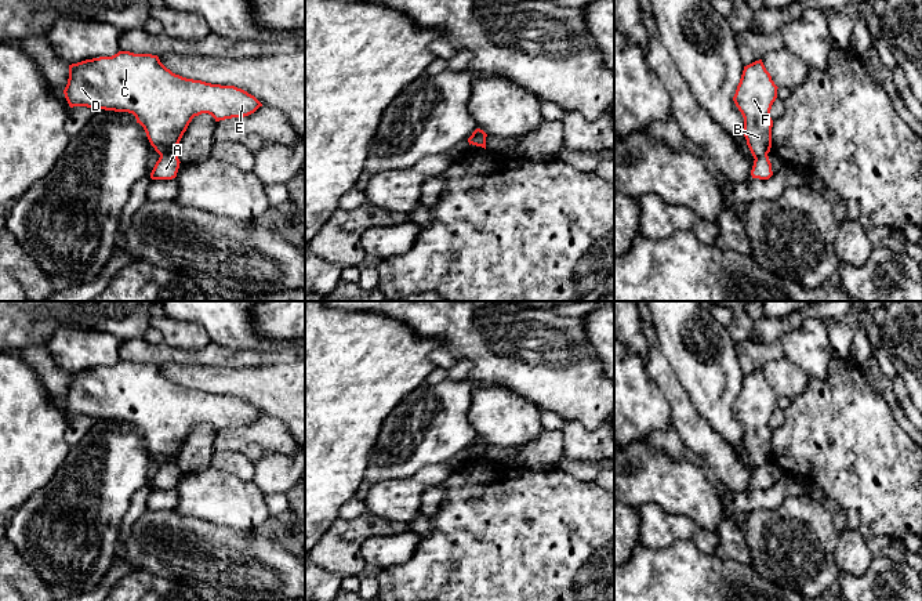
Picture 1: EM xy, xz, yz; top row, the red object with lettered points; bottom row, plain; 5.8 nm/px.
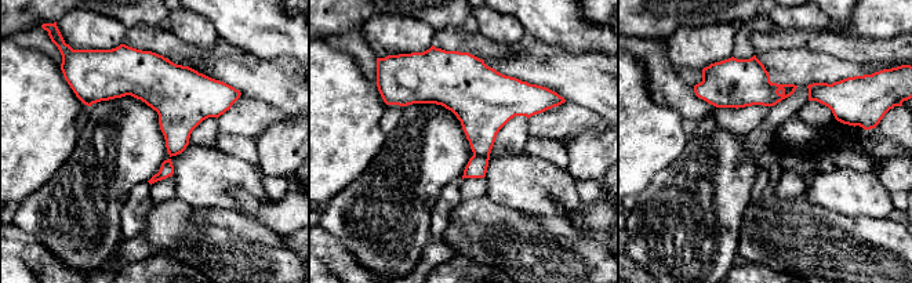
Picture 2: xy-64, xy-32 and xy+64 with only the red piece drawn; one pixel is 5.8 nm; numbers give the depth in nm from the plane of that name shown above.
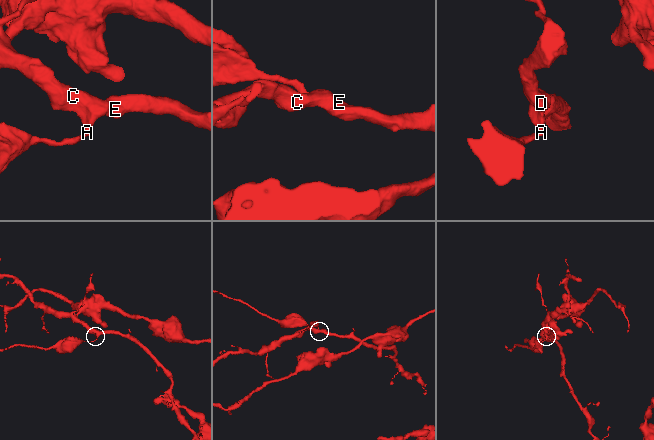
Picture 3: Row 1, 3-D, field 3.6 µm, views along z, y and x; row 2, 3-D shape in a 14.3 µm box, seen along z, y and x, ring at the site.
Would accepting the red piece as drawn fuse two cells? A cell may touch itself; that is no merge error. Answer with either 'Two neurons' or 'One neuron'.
Two neurons

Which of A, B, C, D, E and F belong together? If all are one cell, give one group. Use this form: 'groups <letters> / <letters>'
groups A / B C D E F

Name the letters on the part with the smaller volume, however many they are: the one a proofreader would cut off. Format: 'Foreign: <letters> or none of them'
Foreign: A

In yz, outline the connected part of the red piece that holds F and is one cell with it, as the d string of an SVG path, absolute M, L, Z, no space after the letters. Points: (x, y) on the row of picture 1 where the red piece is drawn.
M762 59L744 66L733 101L744 117L743 131L754 159L770 152L770 109L777 88Z

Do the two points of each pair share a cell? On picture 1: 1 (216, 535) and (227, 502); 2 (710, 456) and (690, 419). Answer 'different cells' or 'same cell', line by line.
1: different cells
2: same cell

